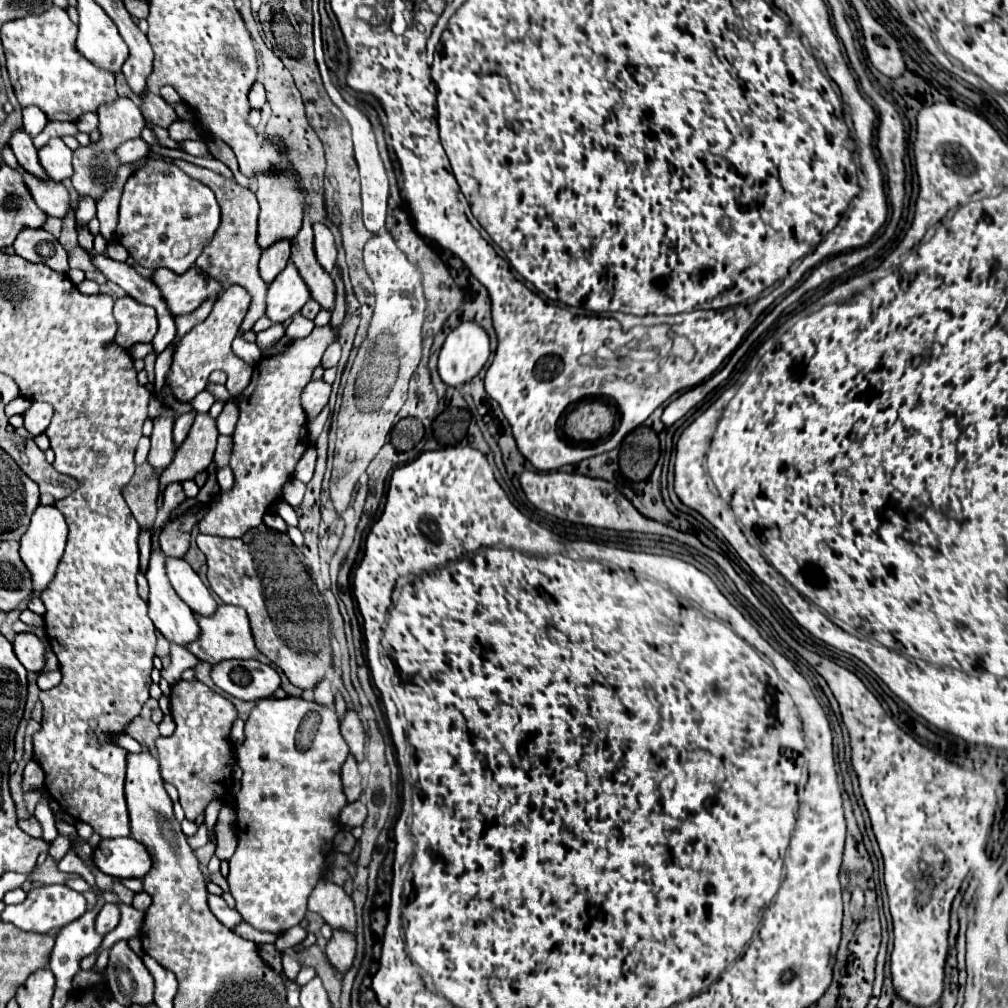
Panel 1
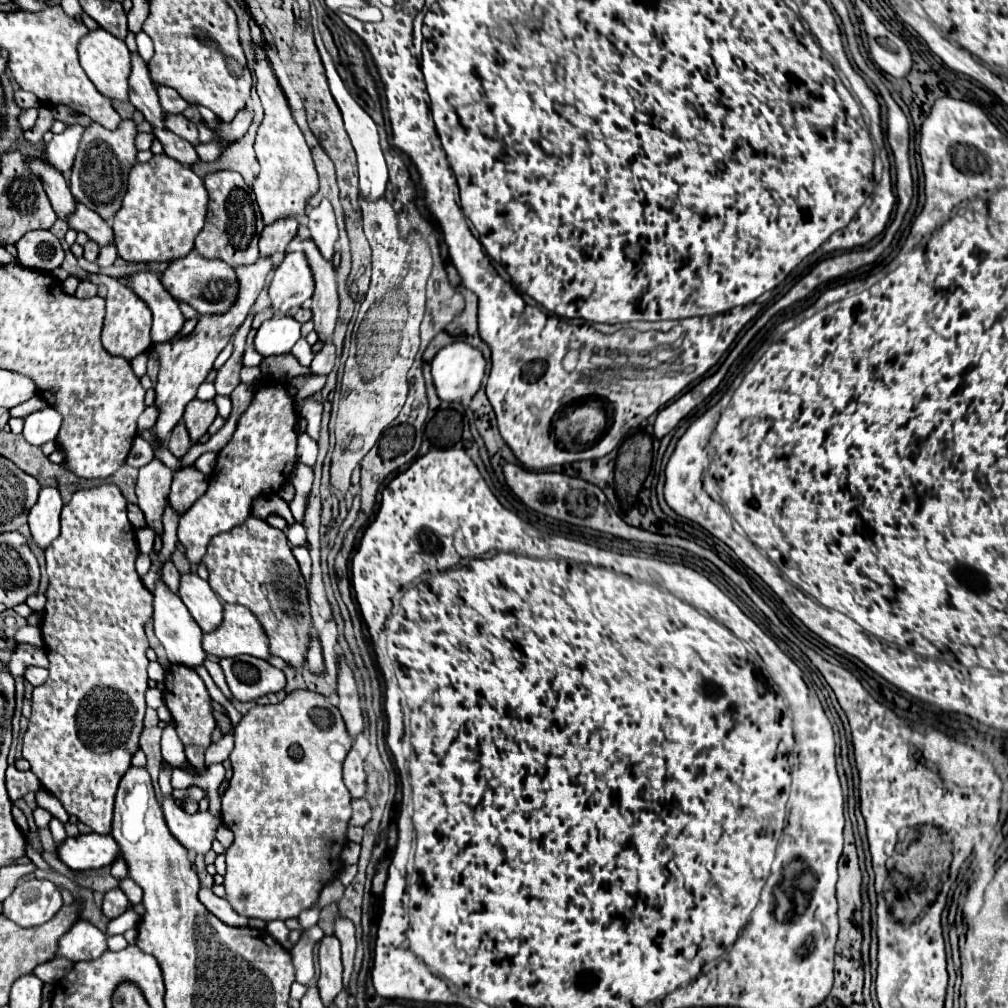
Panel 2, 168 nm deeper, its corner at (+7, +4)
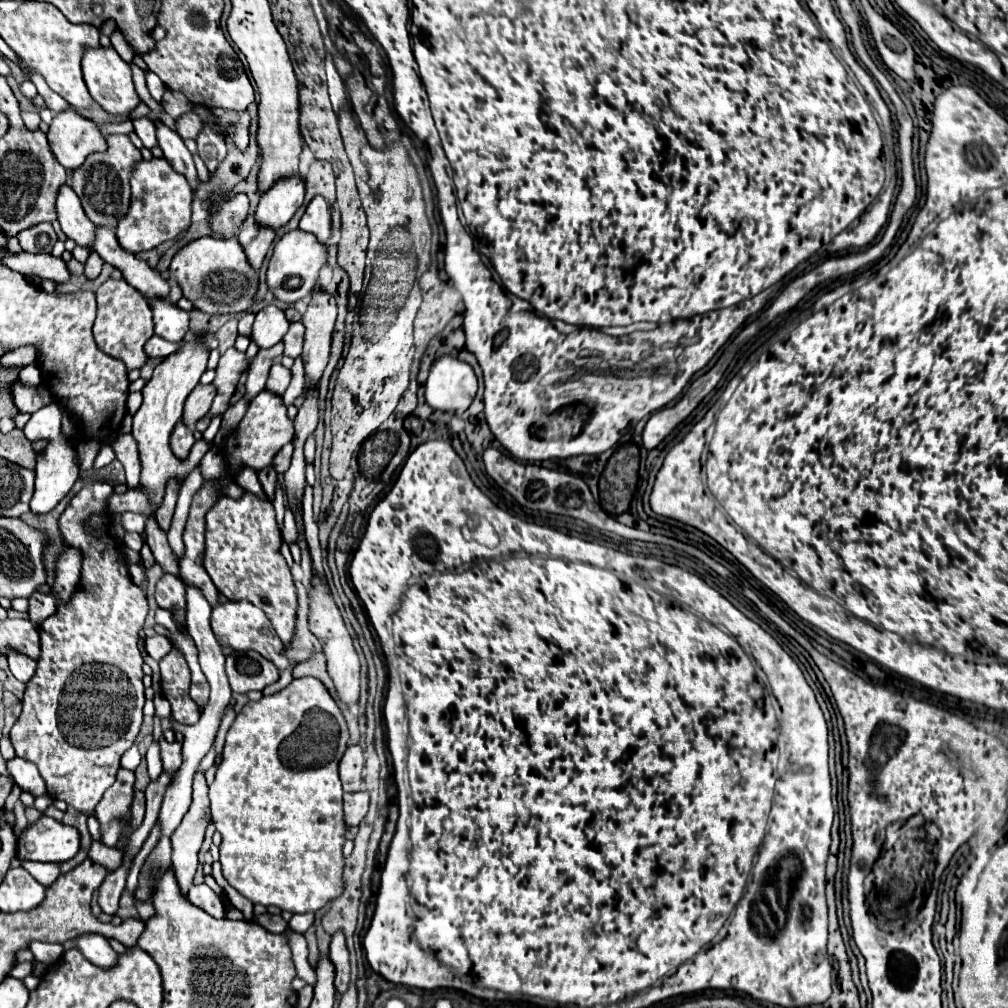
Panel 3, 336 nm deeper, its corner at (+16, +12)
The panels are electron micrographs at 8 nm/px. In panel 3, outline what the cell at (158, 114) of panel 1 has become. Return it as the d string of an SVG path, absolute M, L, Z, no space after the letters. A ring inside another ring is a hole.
M186 112L176 120L176 132L182 138L196 138L196 134L200 132L200 124L202 120L194 114L194 112Z

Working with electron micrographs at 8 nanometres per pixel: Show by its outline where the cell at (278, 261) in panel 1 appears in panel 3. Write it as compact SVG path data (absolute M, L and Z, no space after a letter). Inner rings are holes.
M292 176L292 180L278 180L262 198L254 212L254 220L262 228L280 230L290 222L304 200L304 180Z

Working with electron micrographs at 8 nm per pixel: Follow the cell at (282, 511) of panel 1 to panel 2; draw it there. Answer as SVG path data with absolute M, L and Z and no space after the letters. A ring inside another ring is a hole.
M293 524L287 528L287 538L291 542L291 546L305 546L305 528L301 524Z

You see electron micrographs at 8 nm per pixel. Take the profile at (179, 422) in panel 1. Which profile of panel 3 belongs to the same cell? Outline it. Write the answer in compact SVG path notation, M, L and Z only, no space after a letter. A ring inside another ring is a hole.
M178 422L172 430L172 436L170 436L170 448L172 452L180 458L180 460L186 460L188 458L188 452L194 444L194 436L192 436L192 430L186 428L182 422Z

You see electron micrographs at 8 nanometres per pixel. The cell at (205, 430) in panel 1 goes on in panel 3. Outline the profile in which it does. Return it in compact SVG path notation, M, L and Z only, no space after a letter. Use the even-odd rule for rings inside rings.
M198 384L190 396L184 402L184 414L182 414L182 422L186 426L194 426L198 422L198 418L206 416L210 412L212 406L212 396L216 396L216 390L212 390L212 386L202 386Z

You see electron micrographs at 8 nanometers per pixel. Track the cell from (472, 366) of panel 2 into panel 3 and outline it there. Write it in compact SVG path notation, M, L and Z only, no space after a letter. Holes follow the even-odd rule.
M444 354L432 362L426 380L426 402L434 410L462 412L470 406L478 390L478 378L468 362Z

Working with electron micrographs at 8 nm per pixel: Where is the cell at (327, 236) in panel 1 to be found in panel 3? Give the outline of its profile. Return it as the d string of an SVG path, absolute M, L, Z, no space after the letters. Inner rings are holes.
M314 196L312 202L306 206L304 216L300 218L300 230L310 232L318 238L318 242L326 244L326 240L330 238L332 230L330 230L330 210L328 210L328 202L322 196Z

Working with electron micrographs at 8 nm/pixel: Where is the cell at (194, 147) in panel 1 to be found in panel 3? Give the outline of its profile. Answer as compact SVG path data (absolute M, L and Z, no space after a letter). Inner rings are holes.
M150 116L154 126L156 126L156 138L158 138L158 146L162 148L164 152L164 158L168 162L172 162L172 166L184 174L190 182L190 186L196 190L198 186L198 178L196 178L196 166L194 166L194 160L192 160L192 154L190 150L184 146L184 140L174 132L170 130L164 122L160 122L158 118Z

